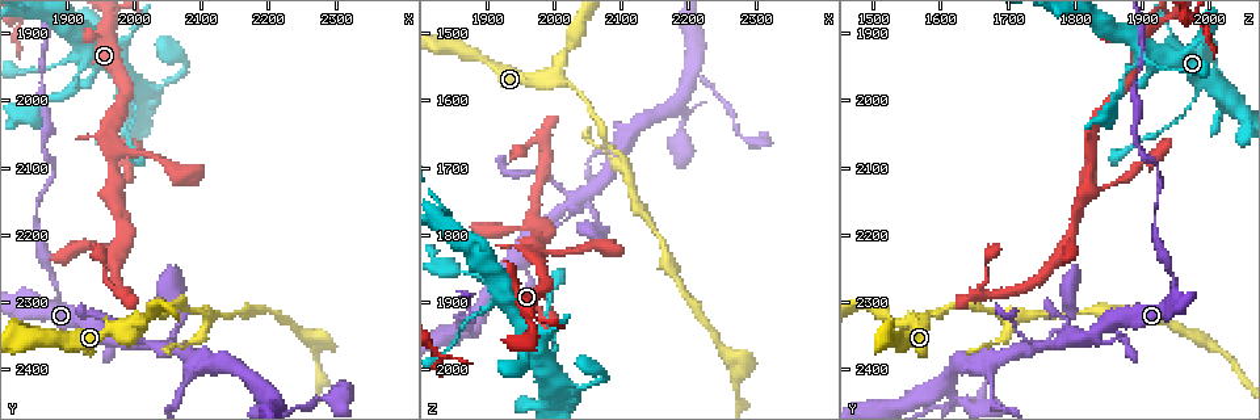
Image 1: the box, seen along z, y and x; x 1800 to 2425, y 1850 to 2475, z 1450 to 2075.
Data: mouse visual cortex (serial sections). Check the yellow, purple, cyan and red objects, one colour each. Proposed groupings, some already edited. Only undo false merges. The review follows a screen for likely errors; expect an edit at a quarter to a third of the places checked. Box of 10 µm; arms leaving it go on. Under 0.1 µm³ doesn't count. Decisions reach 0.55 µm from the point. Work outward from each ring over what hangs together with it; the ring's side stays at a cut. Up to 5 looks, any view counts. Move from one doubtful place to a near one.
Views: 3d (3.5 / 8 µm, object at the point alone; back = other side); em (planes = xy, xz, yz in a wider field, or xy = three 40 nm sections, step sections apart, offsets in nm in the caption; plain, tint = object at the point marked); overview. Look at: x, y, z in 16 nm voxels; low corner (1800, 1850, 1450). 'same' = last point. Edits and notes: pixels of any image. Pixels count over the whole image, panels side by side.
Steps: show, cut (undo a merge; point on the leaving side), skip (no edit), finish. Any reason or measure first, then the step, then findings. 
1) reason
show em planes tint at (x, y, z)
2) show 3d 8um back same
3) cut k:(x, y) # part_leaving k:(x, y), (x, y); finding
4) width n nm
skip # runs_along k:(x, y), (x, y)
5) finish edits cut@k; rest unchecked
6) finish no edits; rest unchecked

sudden change in width
show 3d 3.5um at (1880, 2260, 1945)

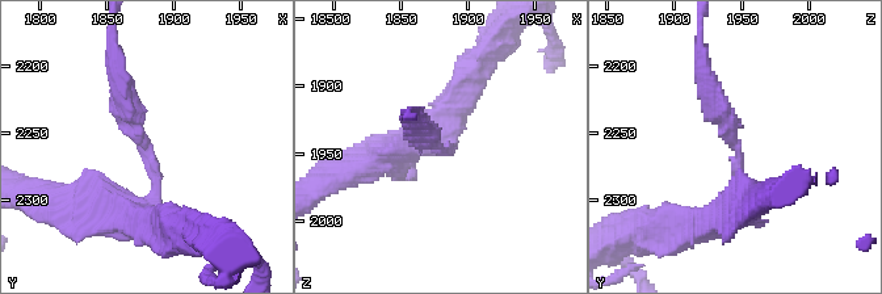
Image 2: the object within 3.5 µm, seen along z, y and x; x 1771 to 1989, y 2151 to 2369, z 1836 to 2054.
arm_widths 200, 250 nm
show em xy step 5 tint at (1880, 2258, 1948)

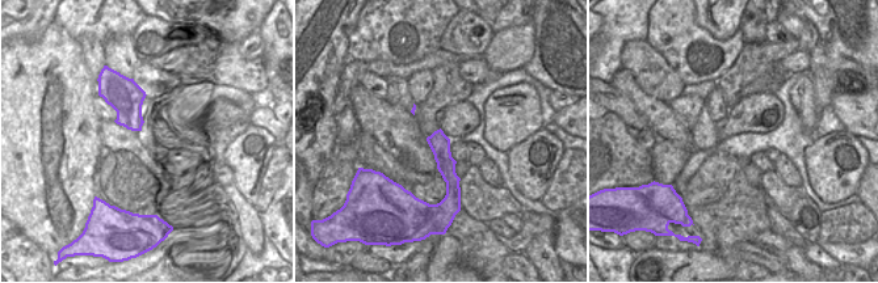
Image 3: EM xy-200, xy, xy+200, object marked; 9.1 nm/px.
cut 2:(143, 139) # a second cell is stuck on

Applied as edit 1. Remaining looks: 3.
redraw
show overview

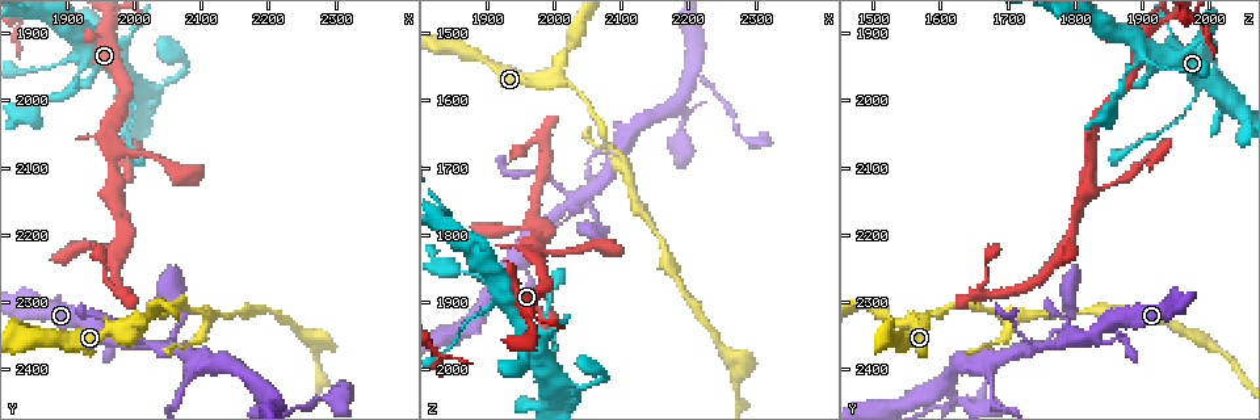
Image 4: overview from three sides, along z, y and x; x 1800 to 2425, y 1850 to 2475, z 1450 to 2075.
three arms meet
show em planes tint at (1960, 2065, 1830)

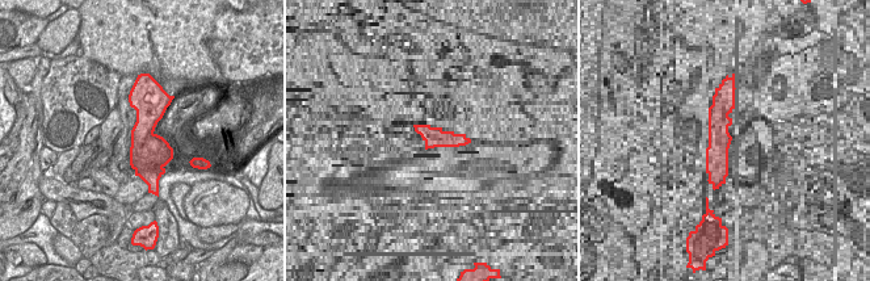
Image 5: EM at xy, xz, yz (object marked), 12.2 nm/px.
wider look
show 3d 3.5um same

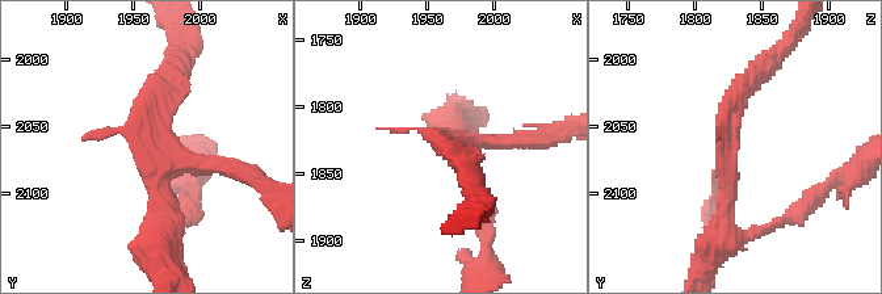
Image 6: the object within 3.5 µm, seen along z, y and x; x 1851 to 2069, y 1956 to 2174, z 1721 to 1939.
skip # runs_along 6:(763, 70), (730, 122), (723, 231); all the same cell

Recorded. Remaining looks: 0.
finish edits cut@2; rest unchecked

